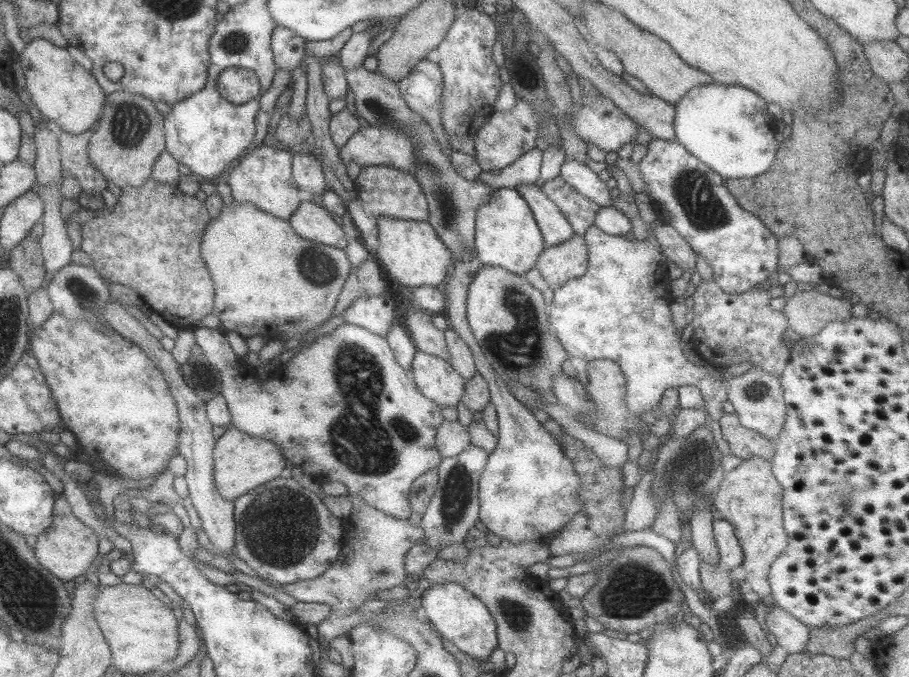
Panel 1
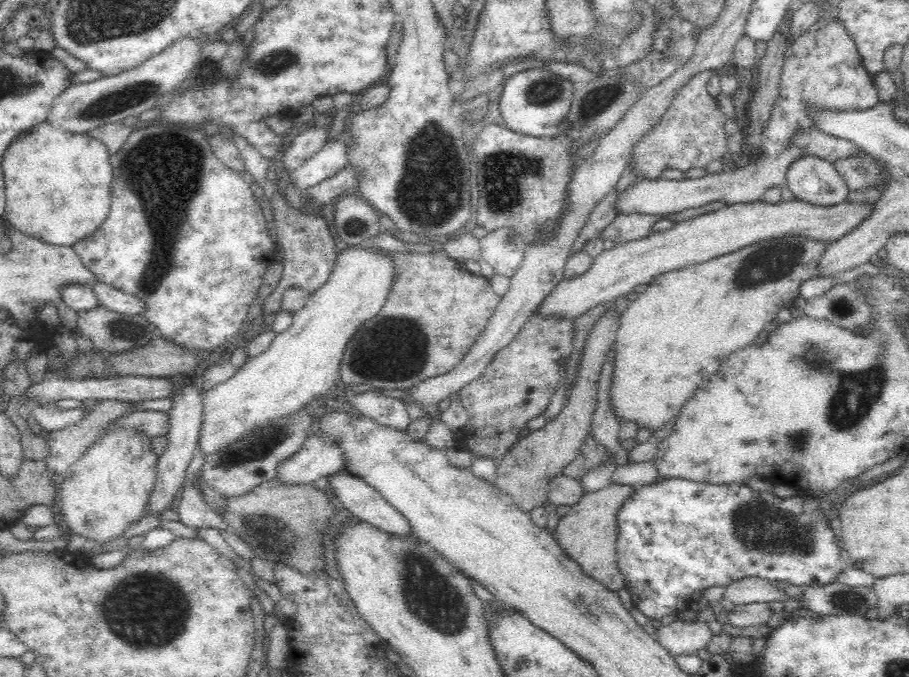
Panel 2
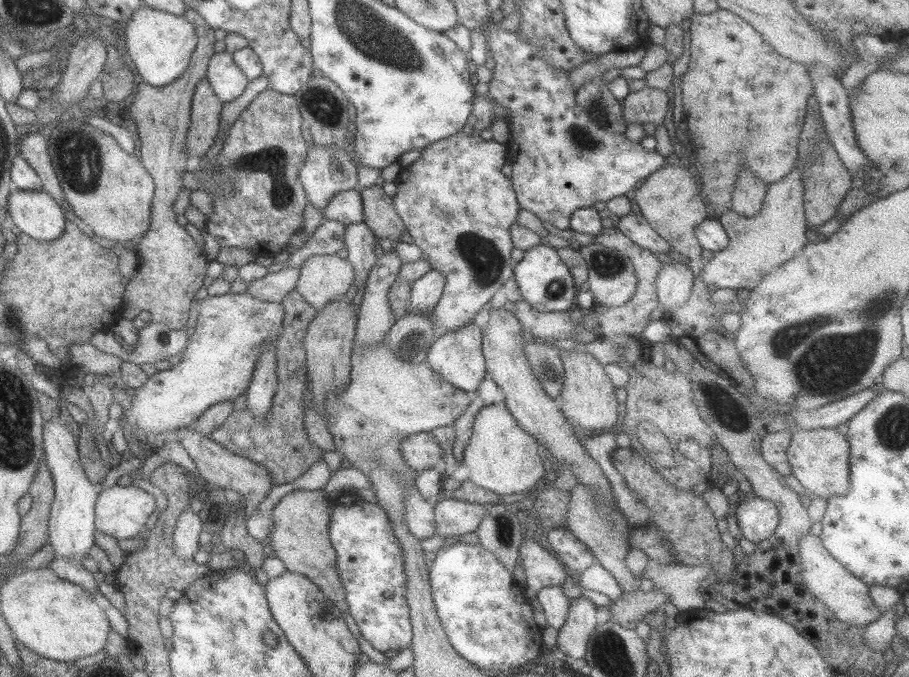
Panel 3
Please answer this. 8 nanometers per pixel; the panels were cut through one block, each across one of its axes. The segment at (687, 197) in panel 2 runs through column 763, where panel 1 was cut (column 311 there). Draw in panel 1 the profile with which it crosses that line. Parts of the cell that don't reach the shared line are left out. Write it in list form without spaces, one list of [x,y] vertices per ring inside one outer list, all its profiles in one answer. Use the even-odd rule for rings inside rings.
[[[308,151],[292,155],[292,172],[295,184],[306,195],[318,194],[322,196],[326,192],[326,180],[322,163]]]

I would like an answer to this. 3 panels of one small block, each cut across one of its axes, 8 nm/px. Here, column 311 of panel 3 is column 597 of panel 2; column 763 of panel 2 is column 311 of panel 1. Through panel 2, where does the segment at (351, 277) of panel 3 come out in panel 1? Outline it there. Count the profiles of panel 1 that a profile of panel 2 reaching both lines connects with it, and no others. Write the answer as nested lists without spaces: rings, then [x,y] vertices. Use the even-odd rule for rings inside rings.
[[[304,198],[288,221],[302,238],[345,249],[348,237],[340,224],[320,205]]]

